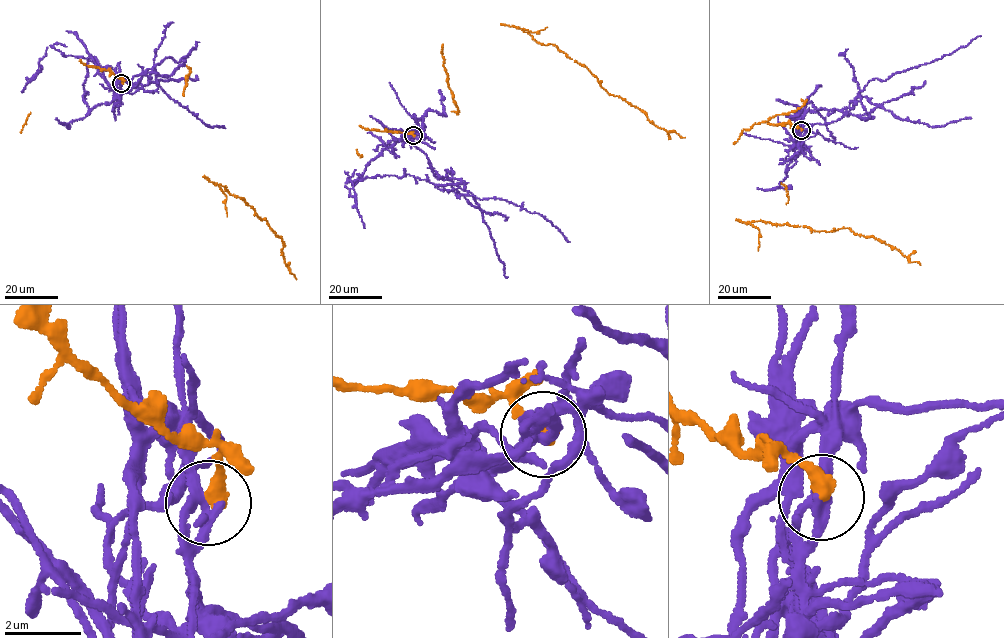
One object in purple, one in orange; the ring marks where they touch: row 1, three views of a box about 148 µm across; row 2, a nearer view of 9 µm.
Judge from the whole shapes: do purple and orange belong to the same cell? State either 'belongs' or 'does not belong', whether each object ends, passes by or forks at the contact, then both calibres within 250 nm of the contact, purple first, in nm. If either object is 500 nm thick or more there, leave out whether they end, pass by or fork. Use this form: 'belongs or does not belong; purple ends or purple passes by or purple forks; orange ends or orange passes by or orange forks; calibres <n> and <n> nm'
does not belong; purple passes by; orange ends; calibres 280 and 420 nm

